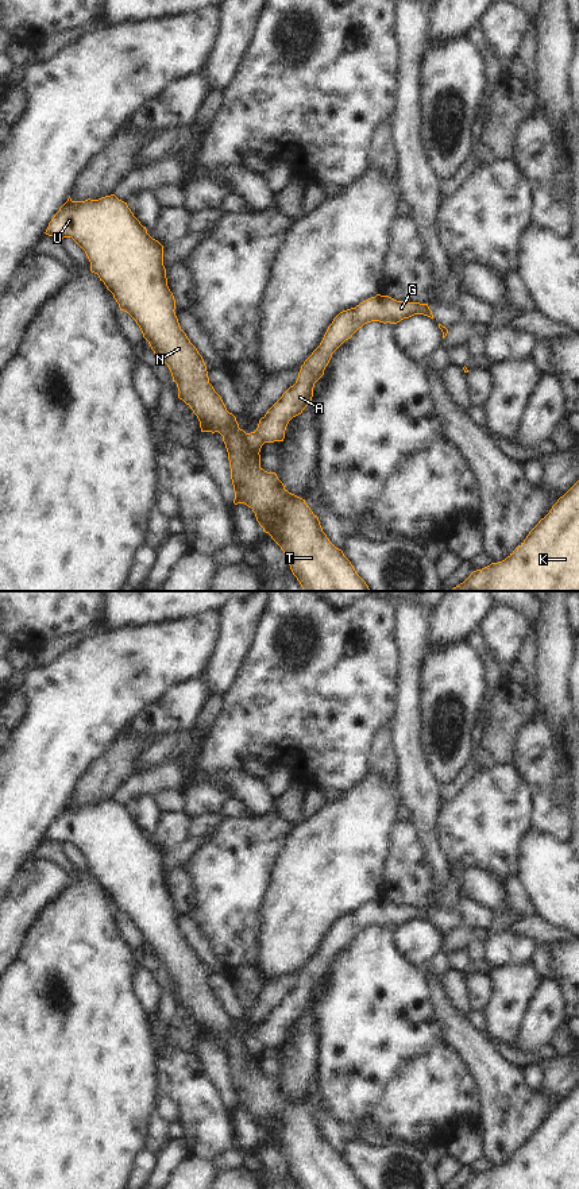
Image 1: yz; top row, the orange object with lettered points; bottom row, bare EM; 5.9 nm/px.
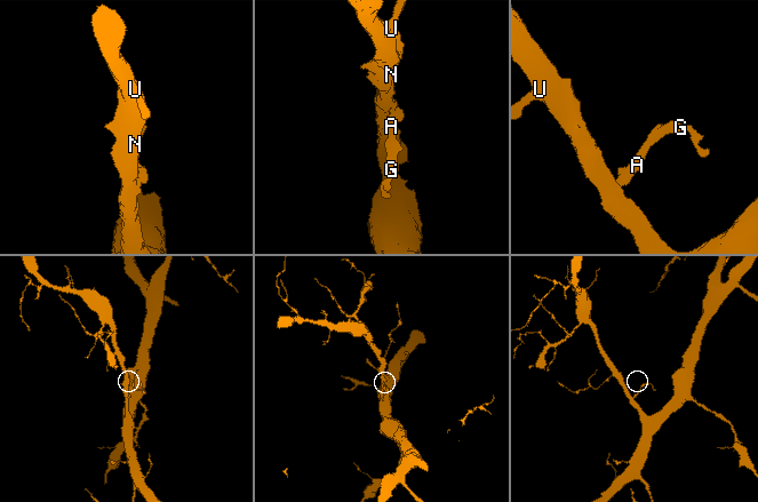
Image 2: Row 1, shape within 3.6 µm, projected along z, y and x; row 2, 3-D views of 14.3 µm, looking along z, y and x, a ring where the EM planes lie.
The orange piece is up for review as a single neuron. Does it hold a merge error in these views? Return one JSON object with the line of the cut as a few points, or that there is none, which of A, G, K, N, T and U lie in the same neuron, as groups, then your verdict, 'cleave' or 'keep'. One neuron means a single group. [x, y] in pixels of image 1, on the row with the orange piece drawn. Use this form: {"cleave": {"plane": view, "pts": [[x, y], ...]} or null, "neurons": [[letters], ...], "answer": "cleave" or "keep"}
{"cleave": {"plane": "yz", "pts": [[244, 433], [247, 447], [258, 452]]}, "neurons": [["A", "G"], ["K", "N", "T", "U"]], "answer": "cleave"}

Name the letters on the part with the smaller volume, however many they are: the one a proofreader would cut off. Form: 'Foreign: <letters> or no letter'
Foreign: A, G

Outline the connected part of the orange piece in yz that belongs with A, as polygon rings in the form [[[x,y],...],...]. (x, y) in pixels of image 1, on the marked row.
[[[381,294],[340,312],[320,345],[301,366],[296,383],[259,420],[256,431],[246,433],[250,451],[260,452],[265,443],[283,441],[289,421],[301,414],[312,401],[314,383],[324,375],[332,354],[359,328],[371,321],[397,324],[414,314],[433,319],[428,304],[397,301]]]

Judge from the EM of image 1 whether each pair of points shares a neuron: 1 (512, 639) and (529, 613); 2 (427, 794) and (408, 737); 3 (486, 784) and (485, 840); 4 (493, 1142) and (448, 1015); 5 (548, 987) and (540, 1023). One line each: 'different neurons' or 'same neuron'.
1: different neurons
2: same neuron
3: same neuron
4: same neuron
5: same neuron

